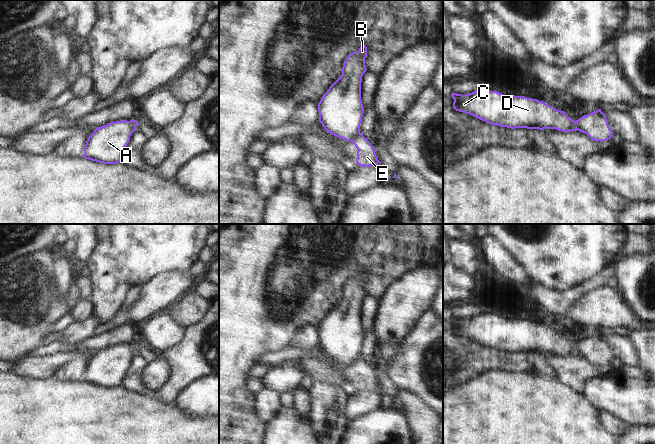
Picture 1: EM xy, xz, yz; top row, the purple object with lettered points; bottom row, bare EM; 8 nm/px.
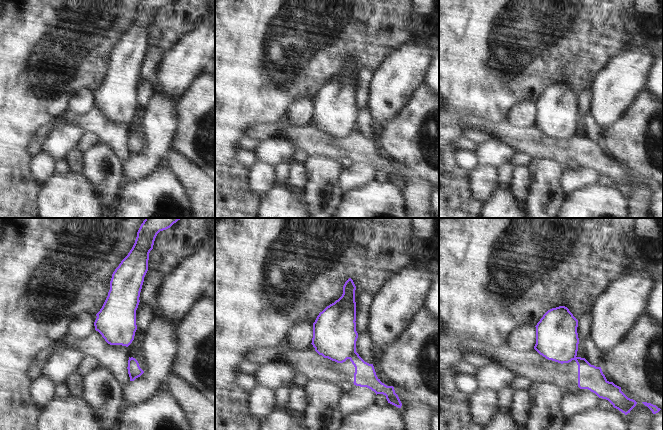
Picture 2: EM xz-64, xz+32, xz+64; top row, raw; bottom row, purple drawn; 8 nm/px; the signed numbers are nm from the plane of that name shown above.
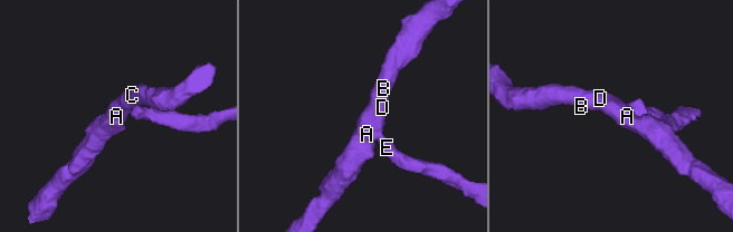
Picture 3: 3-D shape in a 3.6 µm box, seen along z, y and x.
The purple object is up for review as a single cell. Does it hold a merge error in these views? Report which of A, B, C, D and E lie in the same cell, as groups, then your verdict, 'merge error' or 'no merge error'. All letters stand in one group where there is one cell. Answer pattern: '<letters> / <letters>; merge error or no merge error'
A B C D / E; merge error

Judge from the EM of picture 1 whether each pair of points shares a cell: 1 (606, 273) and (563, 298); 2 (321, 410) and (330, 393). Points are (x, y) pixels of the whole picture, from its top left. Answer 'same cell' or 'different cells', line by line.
1: same cell
2: same cell

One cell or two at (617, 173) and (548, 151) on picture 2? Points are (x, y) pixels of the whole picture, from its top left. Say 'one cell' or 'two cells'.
one cell

